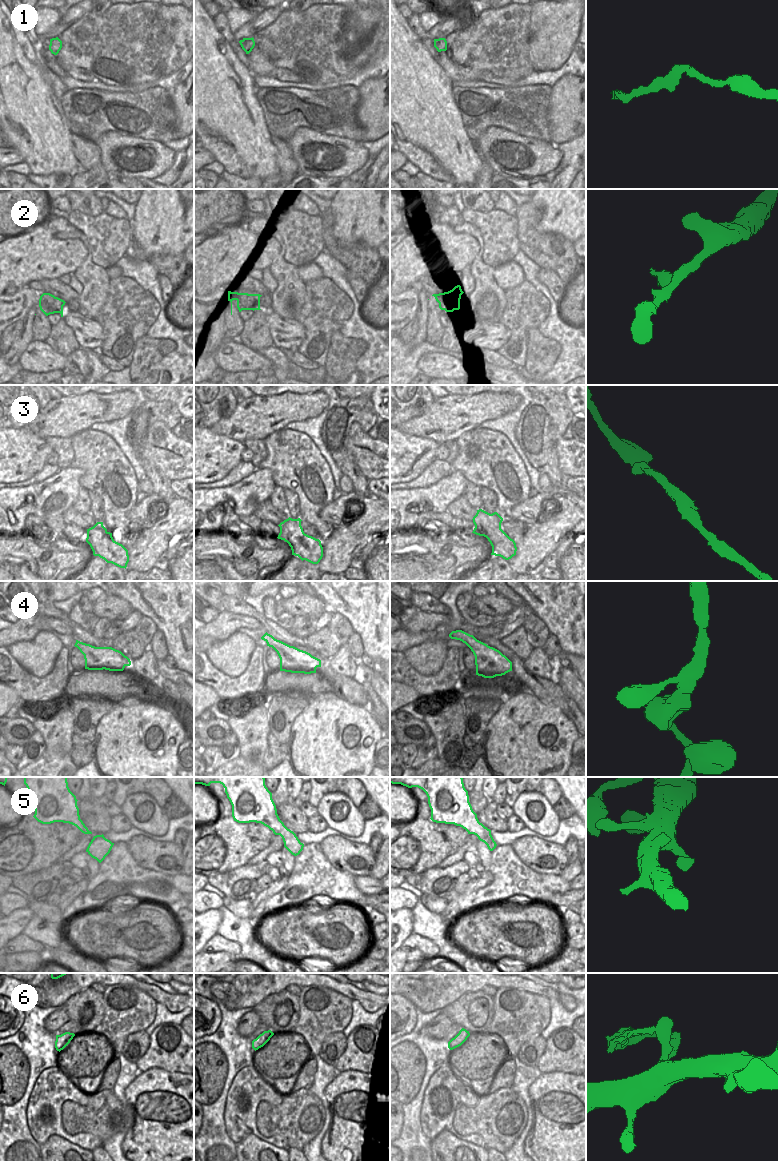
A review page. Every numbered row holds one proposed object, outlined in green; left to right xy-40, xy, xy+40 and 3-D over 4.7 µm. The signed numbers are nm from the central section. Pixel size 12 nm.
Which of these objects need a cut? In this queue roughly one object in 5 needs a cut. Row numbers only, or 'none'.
1

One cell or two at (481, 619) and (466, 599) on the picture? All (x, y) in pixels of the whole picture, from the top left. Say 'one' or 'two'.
one

